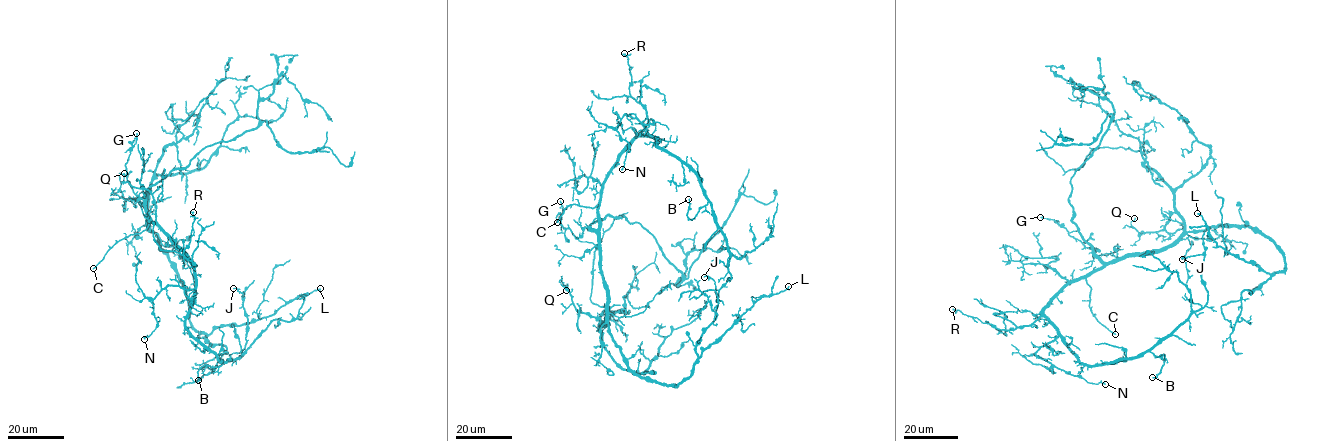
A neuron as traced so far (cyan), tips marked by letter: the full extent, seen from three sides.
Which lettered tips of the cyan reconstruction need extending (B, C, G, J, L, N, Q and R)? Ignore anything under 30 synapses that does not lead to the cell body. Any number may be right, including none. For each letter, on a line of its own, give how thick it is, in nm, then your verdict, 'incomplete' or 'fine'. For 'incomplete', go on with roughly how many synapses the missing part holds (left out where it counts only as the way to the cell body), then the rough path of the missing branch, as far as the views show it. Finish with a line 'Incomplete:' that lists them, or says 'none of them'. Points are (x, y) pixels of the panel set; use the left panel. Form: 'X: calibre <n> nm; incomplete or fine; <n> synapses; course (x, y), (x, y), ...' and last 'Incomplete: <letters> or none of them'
B: calibre 150 nm; fine
C: calibre 170 nm; incomplete; course (93, 268), (87, 311), (91, 328), (108, 365), (90, 369)
G: calibre 120 nm; fine
J: calibre 130 nm; fine
L: calibre 150 nm; fine
N: calibre 170 nm; fine
Q: calibre 90 nm; fine
R: calibre 130 nm; fine
Incomplete: C

